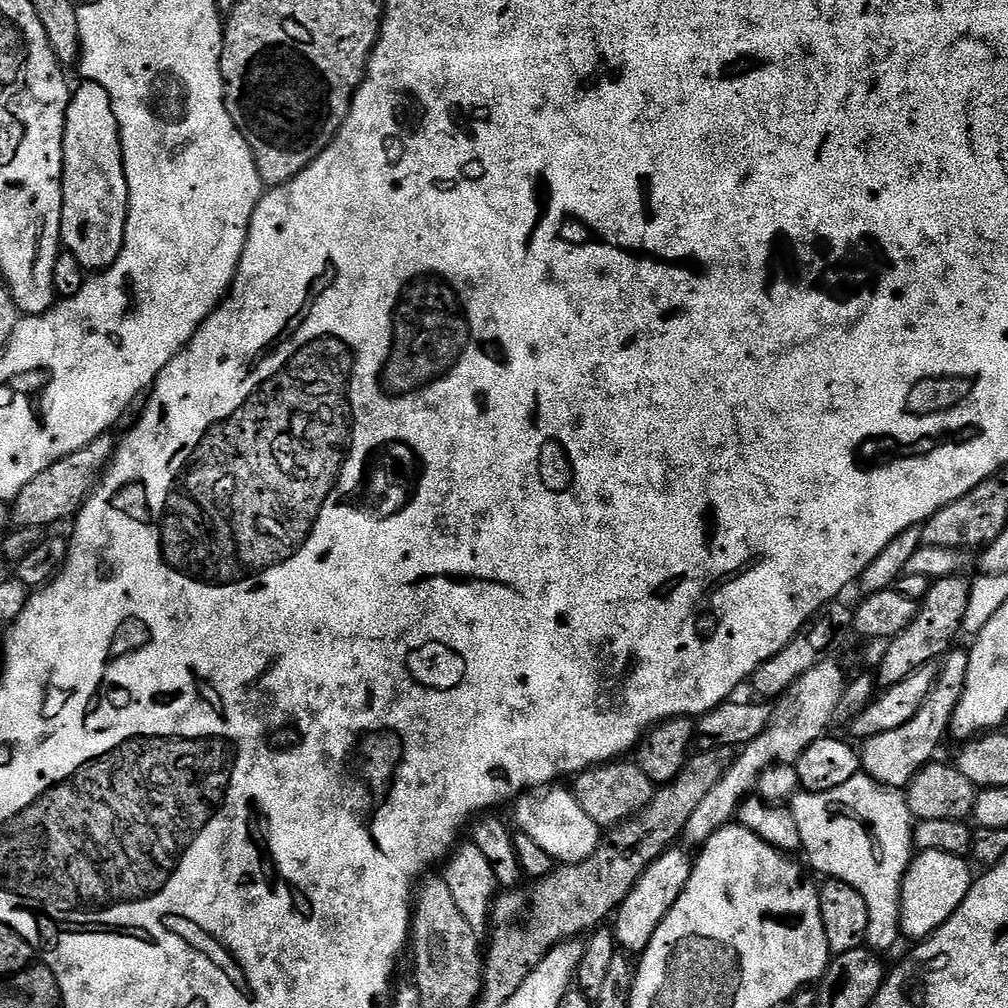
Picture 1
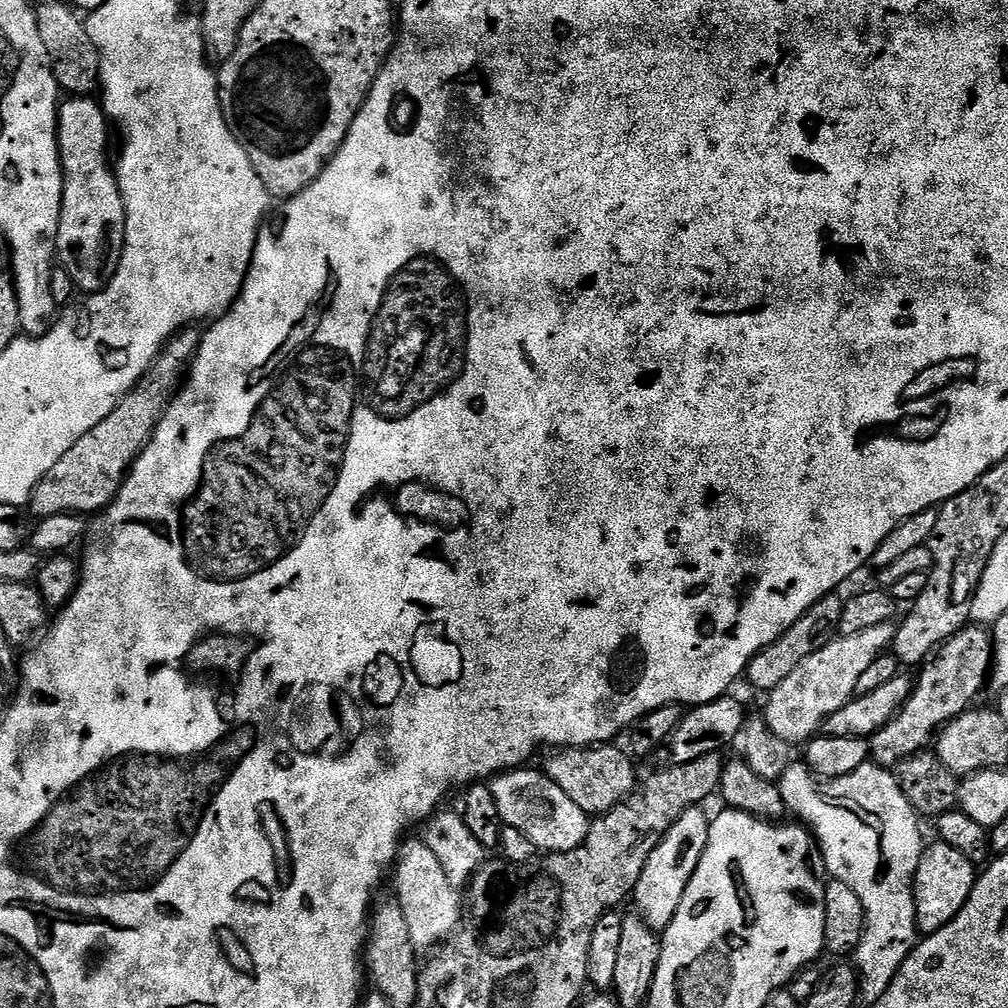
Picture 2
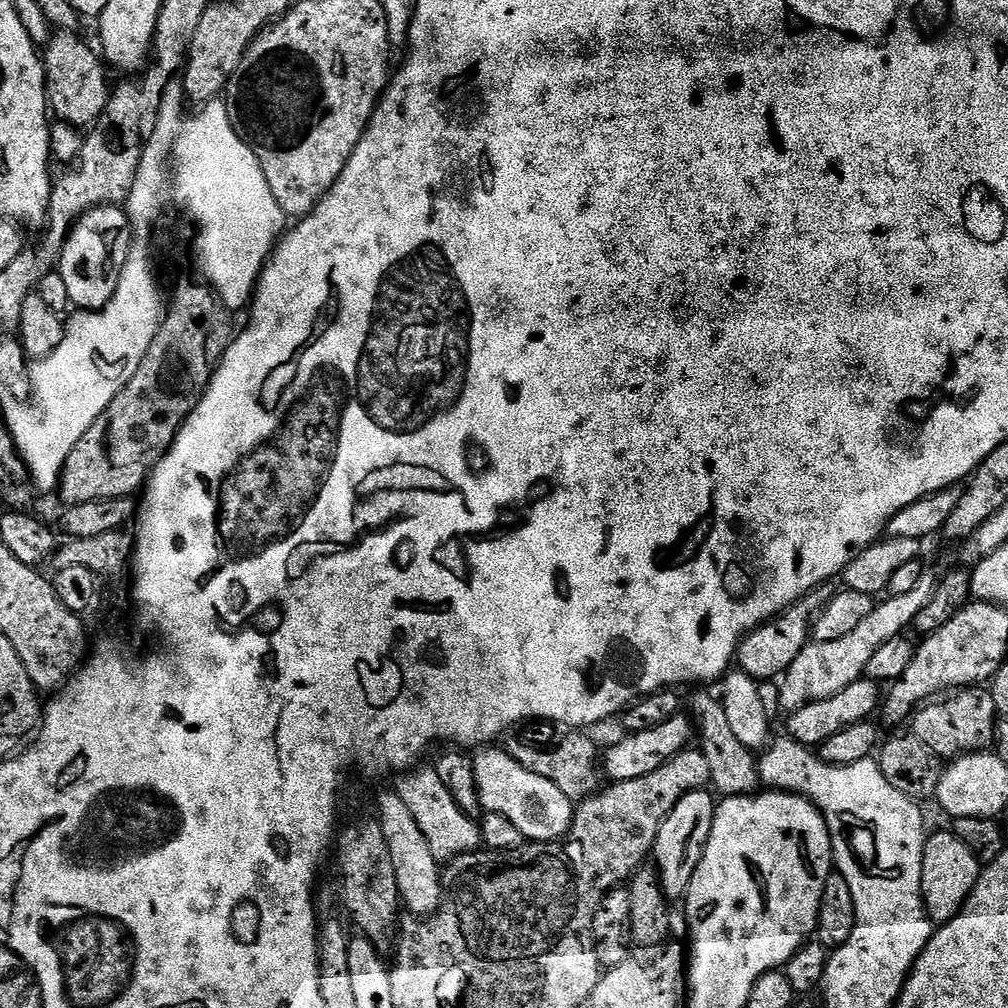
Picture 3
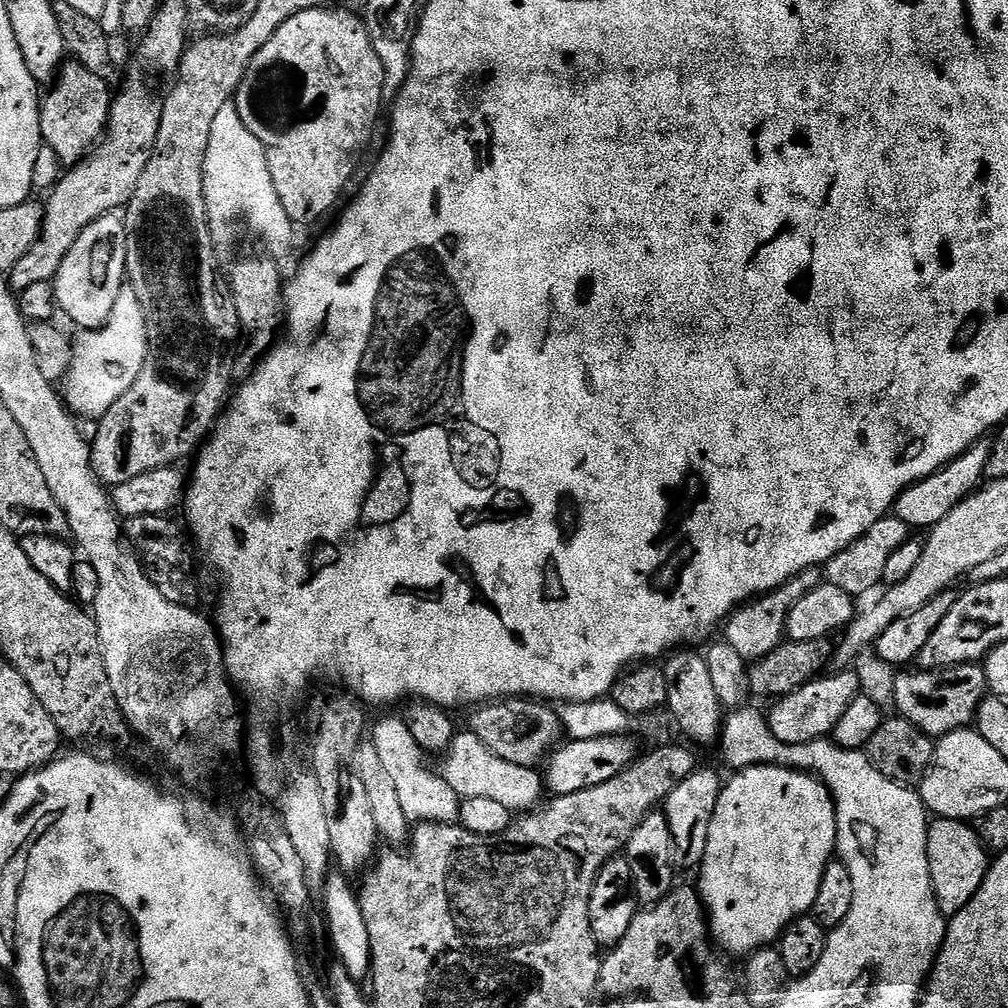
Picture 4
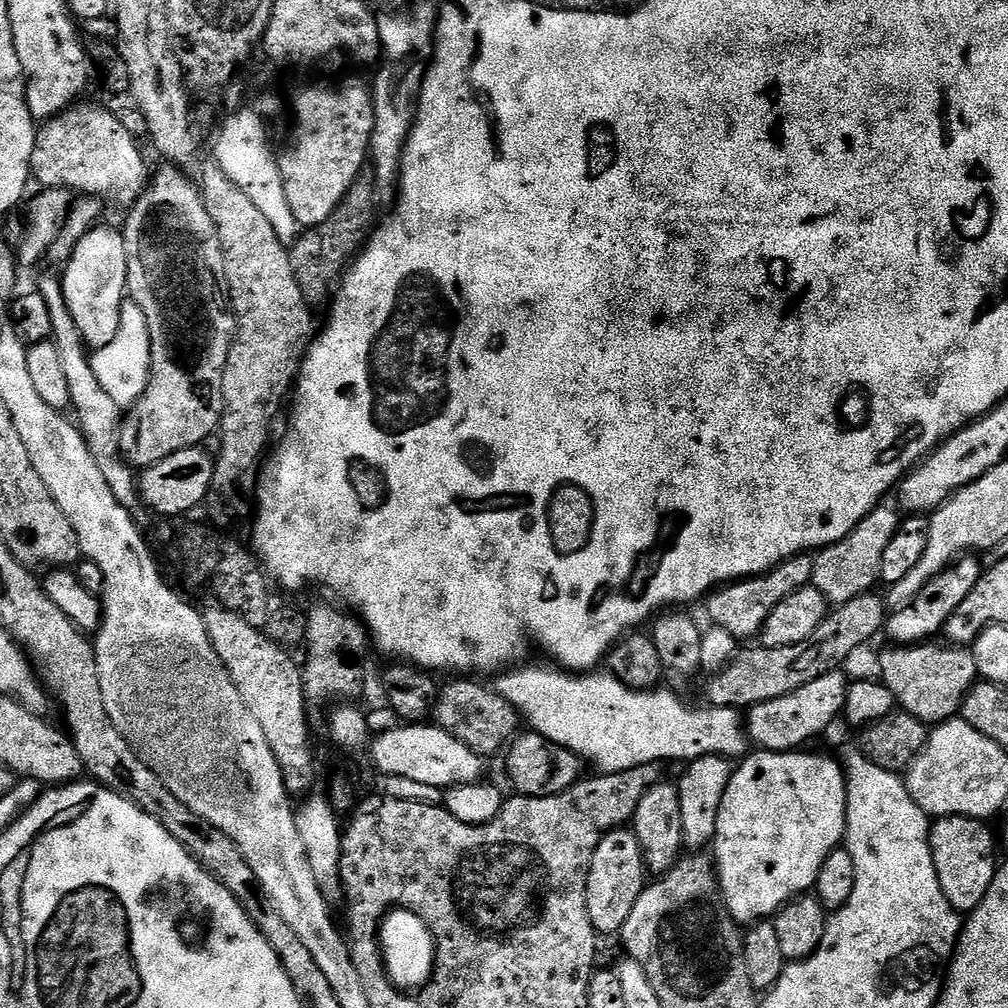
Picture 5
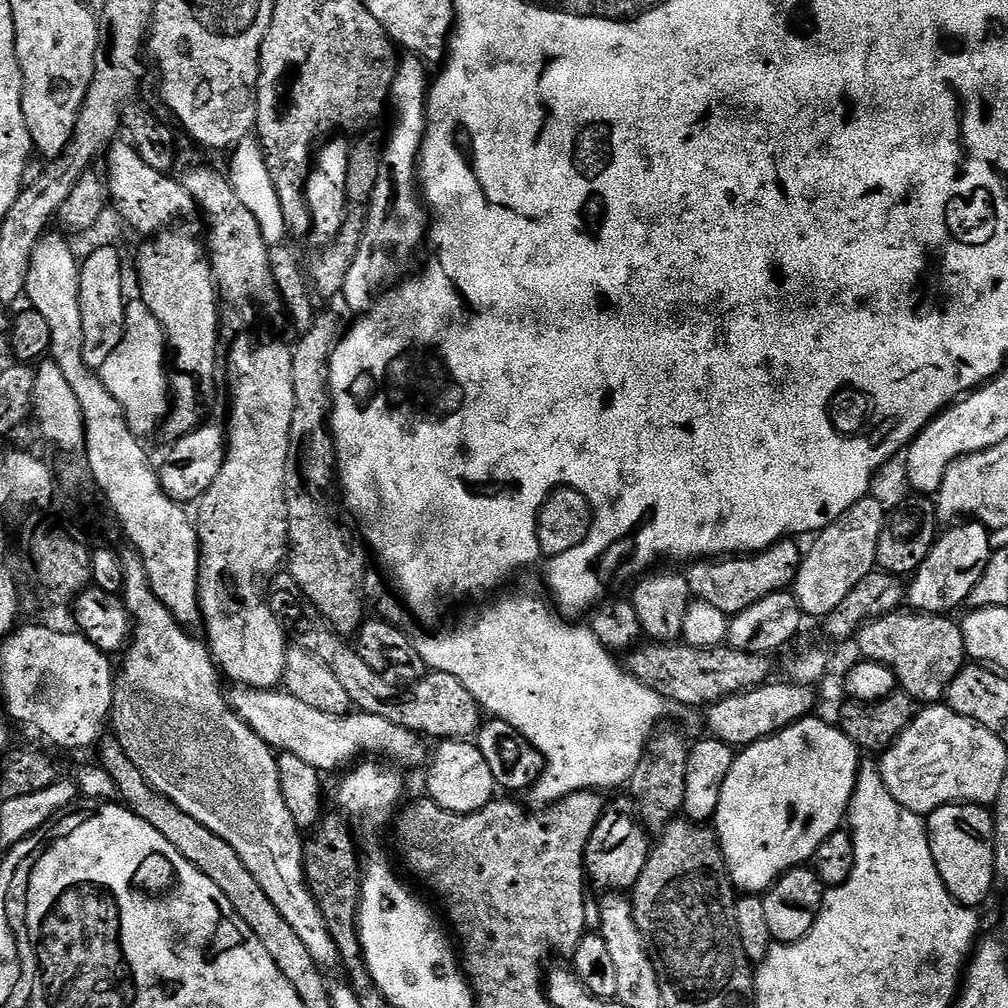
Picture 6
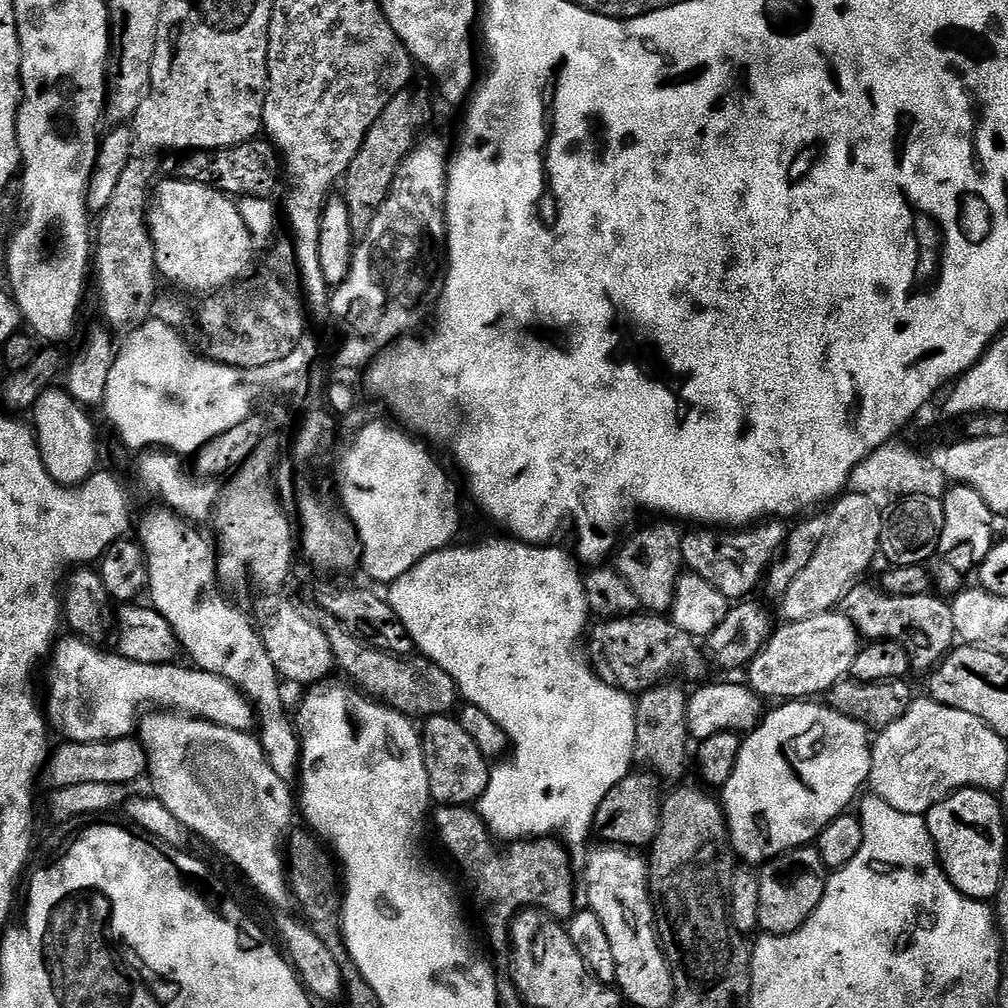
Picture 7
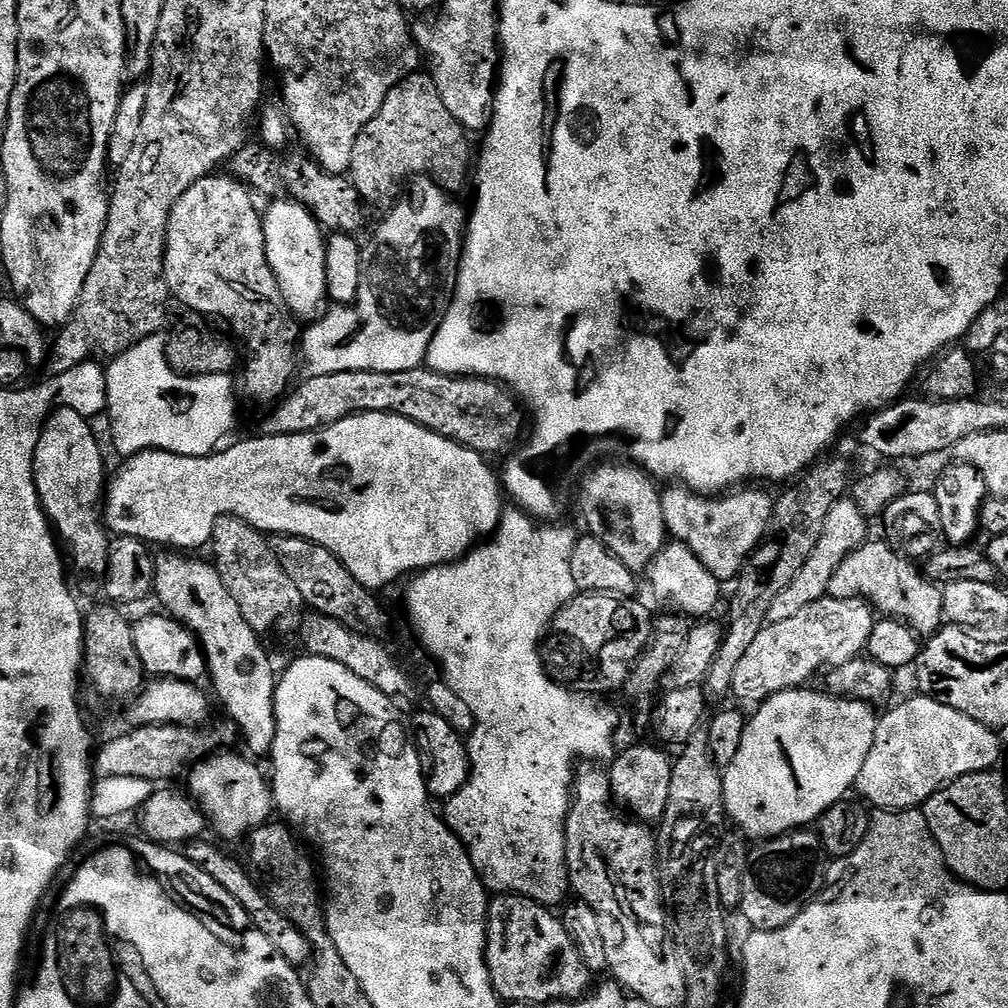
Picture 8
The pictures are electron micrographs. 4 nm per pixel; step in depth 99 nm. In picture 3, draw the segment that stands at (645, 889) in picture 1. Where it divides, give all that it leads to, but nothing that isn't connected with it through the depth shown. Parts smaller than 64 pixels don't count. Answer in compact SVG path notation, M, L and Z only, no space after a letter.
M708 790L686 794L686 798L682 798L678 806L674 806L674 810L670 810L670 814L658 830L654 849L654 867L660 874L660 885L669 901L676 902L679 896L681 899L687 893L690 882L698 870L698 862L702 862L702 854L708 845L716 817L717 803L717 797Z

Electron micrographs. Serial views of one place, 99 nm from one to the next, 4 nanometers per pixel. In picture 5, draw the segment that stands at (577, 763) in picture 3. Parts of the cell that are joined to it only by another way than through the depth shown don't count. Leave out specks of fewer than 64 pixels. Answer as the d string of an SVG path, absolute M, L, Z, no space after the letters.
M452 678L448 685L439 689L434 705L435 727L446 730L458 738L470 750L482 758L488 758L495 752L503 753L521 731L522 717L514 705L506 702L495 687L475 684L472 678Z

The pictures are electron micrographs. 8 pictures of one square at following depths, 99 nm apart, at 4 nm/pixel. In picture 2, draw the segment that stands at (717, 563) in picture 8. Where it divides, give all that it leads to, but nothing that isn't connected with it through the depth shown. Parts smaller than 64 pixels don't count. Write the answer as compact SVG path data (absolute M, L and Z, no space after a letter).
M833 594L824 596L817 604L810 606L810 610L806 610L806 614L802 614L802 618L798 618L798 622L794 622L794 626L790 626L790 630L786 630L786 634L779 636L773 644L766 646L748 663L746 680L749 680L761 694L767 694L778 686L782 686L785 678L804 659L810 658L810 654L814 654L819 648L829 644L839 633L845 603L845 597Z

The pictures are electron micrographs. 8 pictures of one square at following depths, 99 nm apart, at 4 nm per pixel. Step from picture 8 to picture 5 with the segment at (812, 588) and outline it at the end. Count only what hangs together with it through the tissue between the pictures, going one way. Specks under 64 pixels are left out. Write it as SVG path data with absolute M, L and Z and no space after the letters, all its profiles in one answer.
M875 508L866 514L866 518L862 518L862 522L858 522L858 526L854 526L854 530L850 530L850 534L846 534L846 538L815 553L811 587L823 594L829 605L845 604L850 602L850 598L858 598L863 592L873 591L877 587L875 584L880 580L882 553L886 551L890 538L894 538L902 519L901 513L892 508Z

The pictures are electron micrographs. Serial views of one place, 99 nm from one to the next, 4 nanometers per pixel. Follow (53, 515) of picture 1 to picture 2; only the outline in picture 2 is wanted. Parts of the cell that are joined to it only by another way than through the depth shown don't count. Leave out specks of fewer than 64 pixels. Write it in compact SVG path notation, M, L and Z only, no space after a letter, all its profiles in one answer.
M189 326L177 332L148 367L148 373L121 398L118 406L114 406L114 410L110 410L110 414L106 414L106 418L102 418L90 434L82 434L82 438L78 438L78 442L74 442L74 446L70 446L70 450L54 462L54 466L50 466L42 482L38 482L32 491L30 512L33 517L43 518L67 512L96 514L107 509L115 500L132 464L152 441L158 422L164 417L164 411L185 379L186 369L200 349L202 336L194 329Z

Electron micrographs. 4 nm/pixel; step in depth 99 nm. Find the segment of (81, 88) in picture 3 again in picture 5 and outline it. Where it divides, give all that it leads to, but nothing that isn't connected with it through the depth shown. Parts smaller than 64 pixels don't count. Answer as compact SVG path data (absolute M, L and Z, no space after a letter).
M77 102L59 116L53 116L39 125L34 154L30 154L31 179L35 183L37 180L41 189L66 188L76 194L87 194L92 198L100 197L105 201L108 199L116 204L131 206L150 183L150 168L148 172L147 166L144 165L144 156L136 145L139 144L137 137L132 136L130 130L126 130L126 126L122 126L122 122L118 122L118 118L114 118L108 108L95 108L92 104L84 103Z

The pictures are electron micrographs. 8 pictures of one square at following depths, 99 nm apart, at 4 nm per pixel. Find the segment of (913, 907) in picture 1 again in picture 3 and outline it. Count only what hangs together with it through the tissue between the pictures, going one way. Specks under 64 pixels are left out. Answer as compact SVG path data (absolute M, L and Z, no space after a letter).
M955 831L936 832L924 841L922 854L922 886L920 893L924 908L933 925L939 926L953 920L970 898L982 871L980 857L958 838Z

